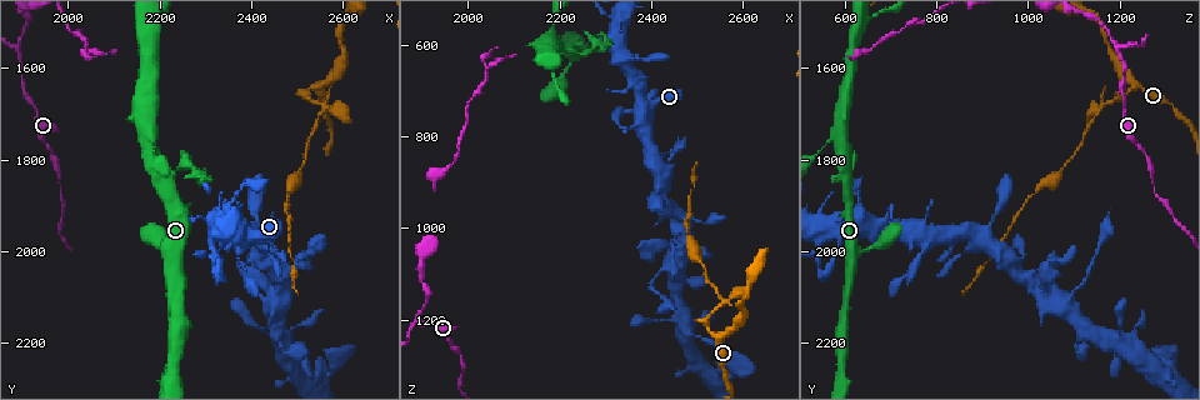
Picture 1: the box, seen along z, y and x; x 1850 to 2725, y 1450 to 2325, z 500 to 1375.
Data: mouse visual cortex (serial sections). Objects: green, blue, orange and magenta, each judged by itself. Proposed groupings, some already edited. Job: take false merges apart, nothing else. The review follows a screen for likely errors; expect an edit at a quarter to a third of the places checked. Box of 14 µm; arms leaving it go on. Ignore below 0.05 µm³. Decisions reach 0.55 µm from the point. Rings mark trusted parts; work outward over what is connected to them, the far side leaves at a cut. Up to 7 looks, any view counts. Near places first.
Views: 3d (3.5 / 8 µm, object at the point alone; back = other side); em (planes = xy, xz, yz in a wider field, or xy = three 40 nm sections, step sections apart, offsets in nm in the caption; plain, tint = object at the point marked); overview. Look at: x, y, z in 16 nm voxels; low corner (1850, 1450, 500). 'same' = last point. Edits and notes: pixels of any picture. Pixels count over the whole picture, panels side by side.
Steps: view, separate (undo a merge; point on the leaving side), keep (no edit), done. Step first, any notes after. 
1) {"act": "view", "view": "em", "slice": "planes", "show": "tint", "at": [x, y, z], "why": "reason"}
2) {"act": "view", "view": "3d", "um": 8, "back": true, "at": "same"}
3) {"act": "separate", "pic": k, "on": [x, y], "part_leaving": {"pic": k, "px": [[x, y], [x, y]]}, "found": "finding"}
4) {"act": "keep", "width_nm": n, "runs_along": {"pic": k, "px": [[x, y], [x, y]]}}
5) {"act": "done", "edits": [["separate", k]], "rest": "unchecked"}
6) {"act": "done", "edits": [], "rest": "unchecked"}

{"act": "view", "view": "3d", "um": 3.5, "back": true, "at": [2315, 1975, 590], "why": "four-way junction"}

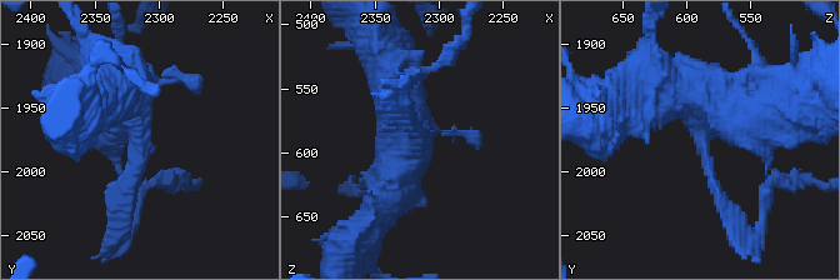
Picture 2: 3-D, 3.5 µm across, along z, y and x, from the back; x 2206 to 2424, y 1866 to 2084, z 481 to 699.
{"act": "view", "view": "em", "slice": "xy", "step": 3, "show": "tint", "at": [2318, 1972, 588]}

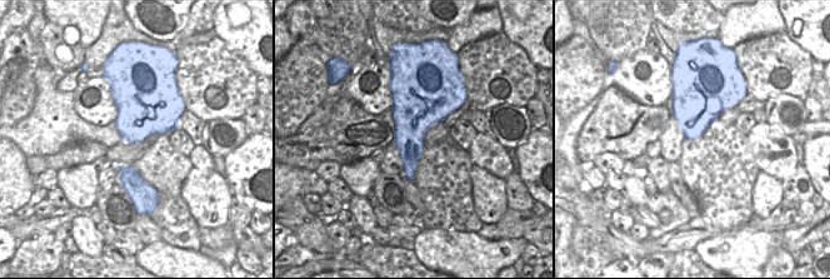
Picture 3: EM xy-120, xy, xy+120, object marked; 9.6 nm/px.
{"act": "separate", "pic": 2, "on": [111, 189], "part_leaving": {"pic": 2, "px": [[138, 153], [134, 214]]}, "found": "a second cell is stuck on"}

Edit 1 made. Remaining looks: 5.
{"act": "view", "view": "overview", "why": "see it whole again"}

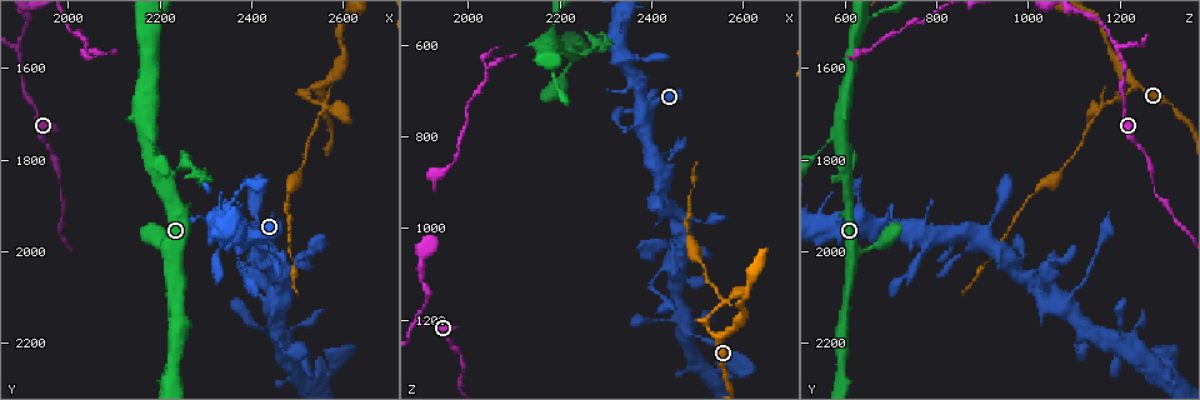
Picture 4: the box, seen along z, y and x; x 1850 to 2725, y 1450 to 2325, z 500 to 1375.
{"act": "view", "view": "3d", "um": 3.5, "at": [2235, 1820, 615], "why": "sharp bend"}

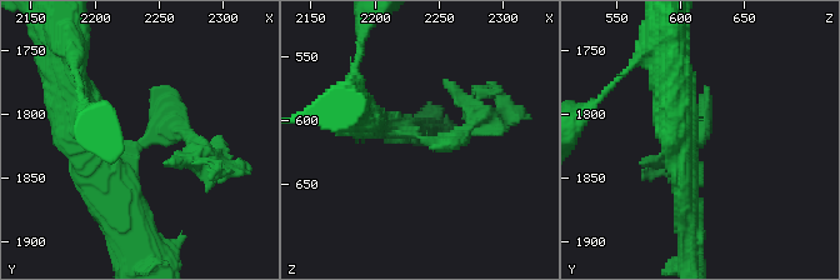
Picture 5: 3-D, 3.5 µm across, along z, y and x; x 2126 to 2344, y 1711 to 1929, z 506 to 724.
{"act": "view", "view": "em", "slice": "xy", "step": 2, "show": "tint", "at": [2236, 1822, 616]}

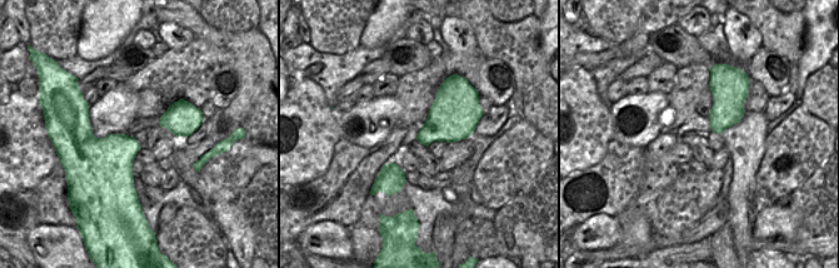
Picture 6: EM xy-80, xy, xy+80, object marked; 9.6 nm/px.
{"act": "separate", "pic": 5, "on": [708, 100], "found": "a second cell is stuck on"}

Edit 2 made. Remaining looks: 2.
{"act": "done", "edits": [["separate", 2], ["separate", 5]], "rest": "unchecked"}

